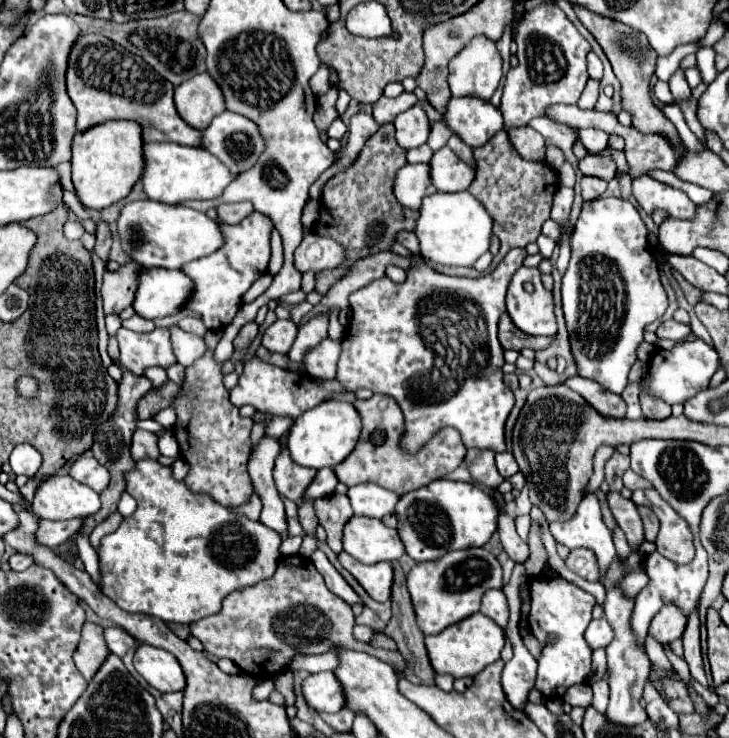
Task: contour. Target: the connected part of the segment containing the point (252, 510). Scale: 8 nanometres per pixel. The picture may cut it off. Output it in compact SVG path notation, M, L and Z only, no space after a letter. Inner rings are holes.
M254 492L254 494L250 496L248 504L242 504L242 506L238 506L238 508L232 508L232 510L234 510L234 512L238 512L238 514L242 514L242 512L244 512L244 516L248 516L250 520L258 520L258 518L260 518L260 510L262 510L260 496Z

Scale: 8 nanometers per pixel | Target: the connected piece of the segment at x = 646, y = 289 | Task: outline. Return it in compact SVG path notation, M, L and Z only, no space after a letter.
M596 198L594 202L584 202L572 232L572 256L562 280L562 306L580 376L592 378L610 392L622 394L628 384L628 372L636 362L636 348L642 342L644 328L662 318L668 308L668 296L660 282L654 252L648 242L648 230L638 210L628 200Z

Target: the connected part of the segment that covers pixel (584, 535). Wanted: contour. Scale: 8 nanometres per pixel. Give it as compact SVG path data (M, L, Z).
M586 494L572 520L552 522L550 532L558 544L570 550L574 548L594 550L600 564L600 578L604 576L610 562L616 558L612 534L602 520L602 510L596 494Z

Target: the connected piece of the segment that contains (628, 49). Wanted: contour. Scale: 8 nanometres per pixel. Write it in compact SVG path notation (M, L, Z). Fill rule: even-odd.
M572 4L572 8L574 8L578 20L584 24L584 28L598 40L604 54L608 56L608 60L614 68L614 74L622 84L622 102L624 102L624 110L628 110L632 114L632 126L638 128L640 132L664 134L676 144L678 132L676 132L674 124L650 100L650 76L656 70L658 54L652 50L646 36L636 32L634 28L618 22L618 20L612 20L612 18L606 18L606 16L596 16L594 12L588 12L588 8L580 8L578 4Z

